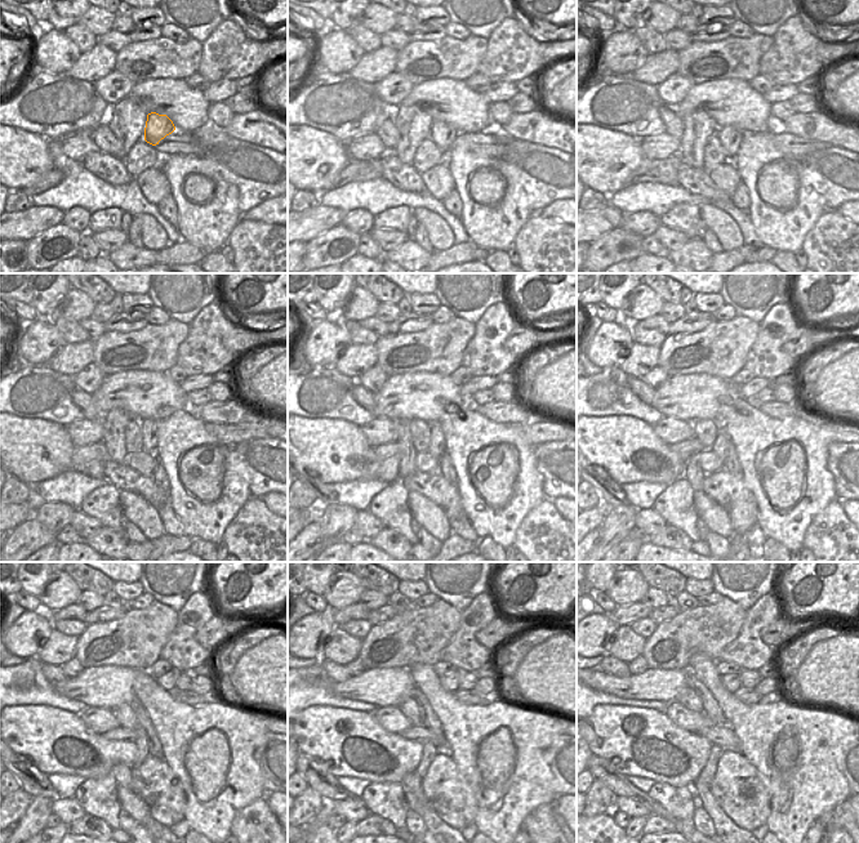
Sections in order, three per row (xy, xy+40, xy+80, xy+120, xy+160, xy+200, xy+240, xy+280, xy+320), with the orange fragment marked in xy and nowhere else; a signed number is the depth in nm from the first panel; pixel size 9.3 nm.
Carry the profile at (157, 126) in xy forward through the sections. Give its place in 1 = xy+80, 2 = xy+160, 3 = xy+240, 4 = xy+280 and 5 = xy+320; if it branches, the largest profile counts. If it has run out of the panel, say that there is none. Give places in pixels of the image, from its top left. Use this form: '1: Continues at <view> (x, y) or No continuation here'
1: Continues at xy+80 (730, 137)
2: Continues at xy+160 (436, 447)
3: Continues at xy+240 (141, 741)
4: Continues at xy+280 (430, 750)
5: Continues at xy+320 (706, 776)

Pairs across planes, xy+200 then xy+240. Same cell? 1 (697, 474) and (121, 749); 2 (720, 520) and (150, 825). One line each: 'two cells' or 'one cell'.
1: two cells
2: two cells

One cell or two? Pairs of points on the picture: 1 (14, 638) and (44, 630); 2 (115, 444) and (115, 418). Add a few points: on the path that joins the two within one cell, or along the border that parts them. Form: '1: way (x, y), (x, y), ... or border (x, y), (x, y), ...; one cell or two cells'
1: way (22, 636), (30, 628), (36, 628); one cell
2: way (115, 437), (115, 424); one cell

